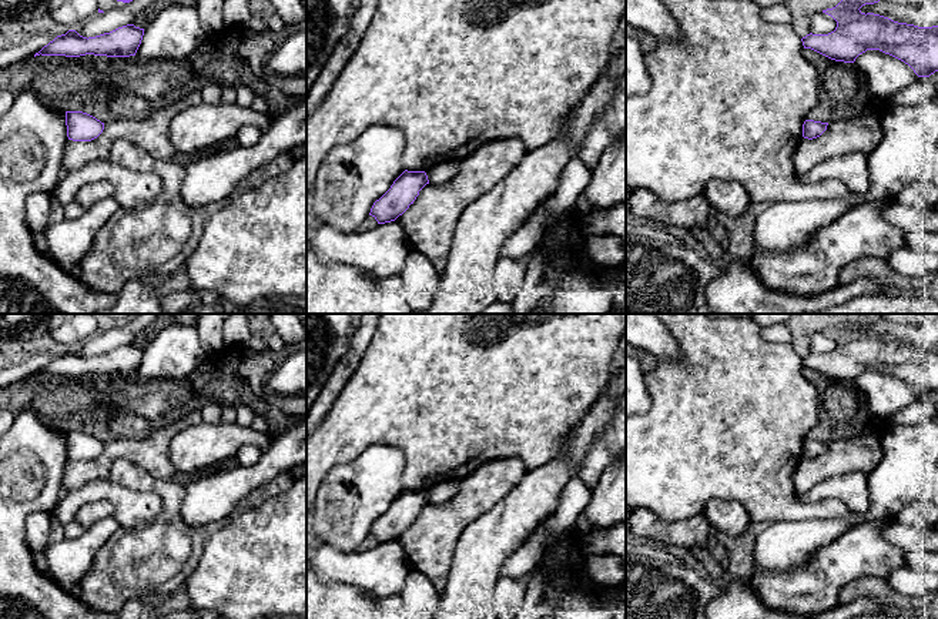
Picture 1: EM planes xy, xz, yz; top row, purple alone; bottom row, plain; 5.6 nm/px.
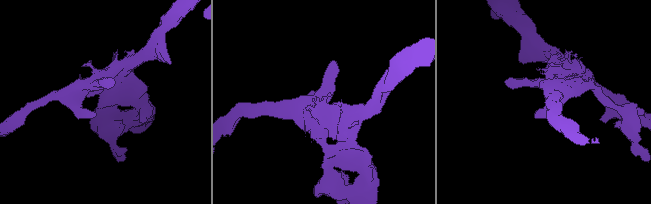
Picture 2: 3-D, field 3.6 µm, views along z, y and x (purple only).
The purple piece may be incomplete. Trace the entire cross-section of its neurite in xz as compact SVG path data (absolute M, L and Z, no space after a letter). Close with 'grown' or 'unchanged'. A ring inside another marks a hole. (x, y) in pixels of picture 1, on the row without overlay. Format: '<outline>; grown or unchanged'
M405 489L391 505L391 508L373 522L369 535L378 543L395 541L402 535L419 515L419 511L429 503L425 491Z; unchanged

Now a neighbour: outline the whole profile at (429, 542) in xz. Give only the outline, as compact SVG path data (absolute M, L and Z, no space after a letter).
M502 458L486 462L462 481L458 496L445 505L426 503L409 528L395 541L405 551L412 568L423 572L442 593L446 588L449 571L462 532L482 515L488 513L523 475L526 466L519 458Z

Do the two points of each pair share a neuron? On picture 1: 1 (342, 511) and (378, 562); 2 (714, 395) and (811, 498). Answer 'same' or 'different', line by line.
1: different
2: different

